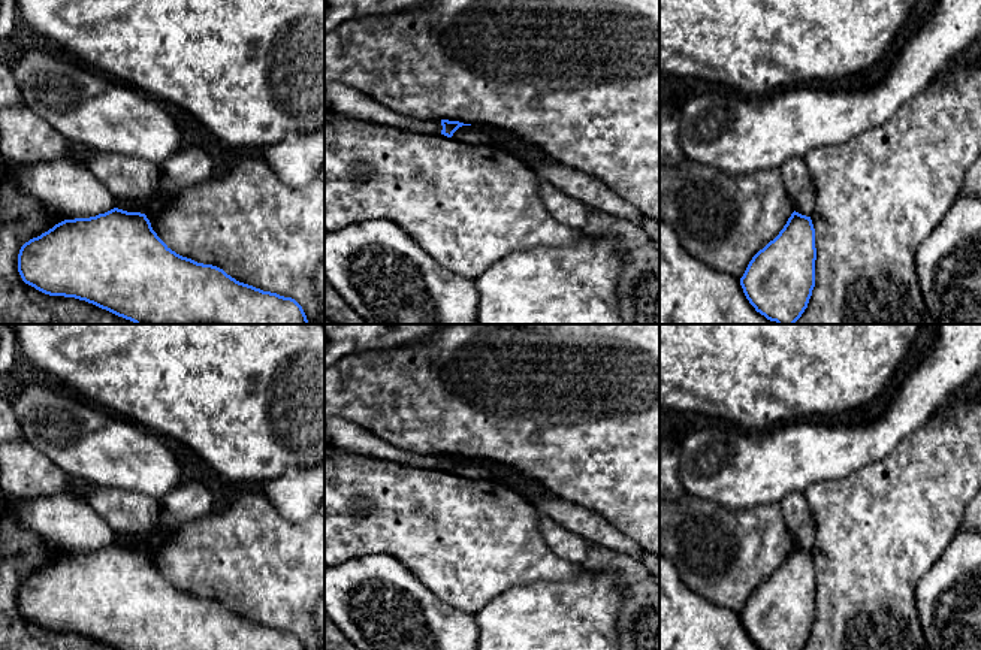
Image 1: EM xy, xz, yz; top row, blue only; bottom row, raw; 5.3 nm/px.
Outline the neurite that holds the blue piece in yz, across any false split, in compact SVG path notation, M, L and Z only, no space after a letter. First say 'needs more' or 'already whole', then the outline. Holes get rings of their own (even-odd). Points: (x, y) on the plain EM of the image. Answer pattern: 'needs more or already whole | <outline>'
already whole | M794 545L740 613L746 634L761 650L802 650L815 622L815 595L812 554Z

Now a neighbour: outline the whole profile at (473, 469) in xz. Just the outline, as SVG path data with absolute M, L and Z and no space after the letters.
M474 459L459 462L452 472L470 480L492 480L493 481L493 477L489 472L489 469L485 465L482 465L480 460L474 460Z

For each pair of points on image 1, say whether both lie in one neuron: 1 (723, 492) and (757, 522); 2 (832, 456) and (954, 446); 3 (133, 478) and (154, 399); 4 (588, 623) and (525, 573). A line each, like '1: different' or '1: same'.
1: different
2: different
3: different
4: different

